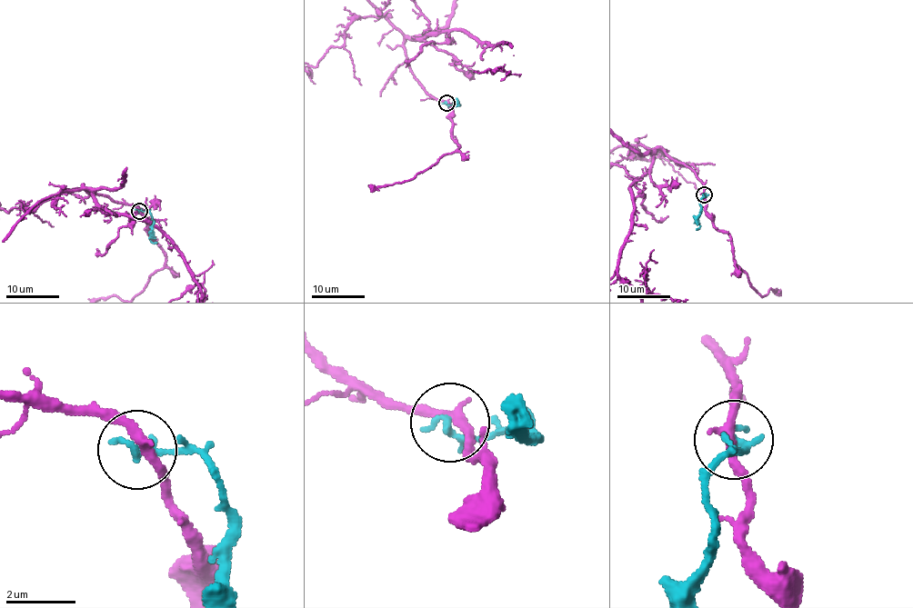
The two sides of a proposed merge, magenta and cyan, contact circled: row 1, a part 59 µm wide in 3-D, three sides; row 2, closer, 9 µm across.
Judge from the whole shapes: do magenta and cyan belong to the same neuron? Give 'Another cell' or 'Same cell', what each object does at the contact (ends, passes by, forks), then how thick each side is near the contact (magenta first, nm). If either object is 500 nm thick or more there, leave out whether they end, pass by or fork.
Another cell. At the ring magenta passes by. At the ring cyan ends. Thickness 280 nm (magenta) against 260 nm

